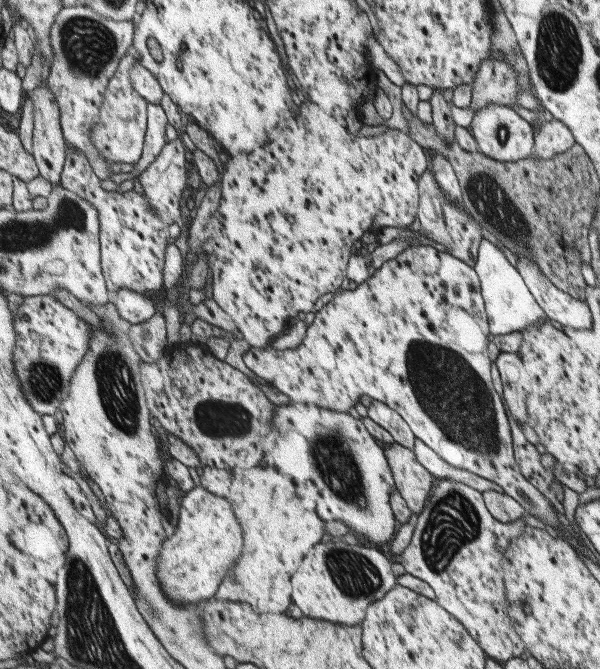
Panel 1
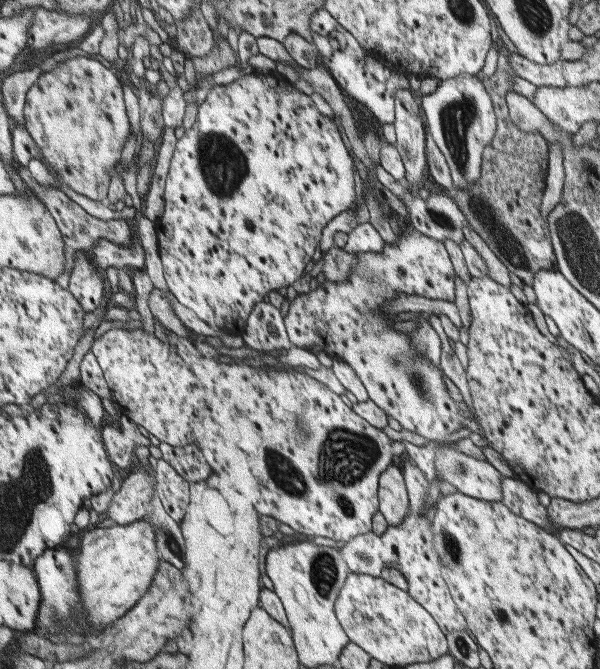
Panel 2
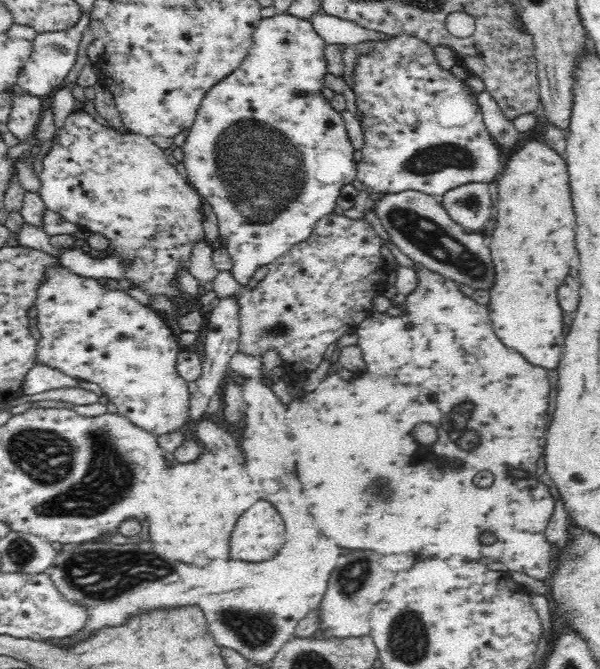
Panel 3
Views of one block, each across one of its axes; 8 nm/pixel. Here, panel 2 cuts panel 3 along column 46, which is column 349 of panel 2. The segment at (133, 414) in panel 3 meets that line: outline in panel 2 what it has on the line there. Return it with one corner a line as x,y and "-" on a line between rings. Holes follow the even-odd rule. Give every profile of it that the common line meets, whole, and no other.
404,225
395,244
383,243
380,253
362,252
355,254
355,264
351,268
349,278
341,282
324,281
321,286
307,293
297,295
288,307
283,317
284,329
292,346
308,349
317,346
333,358
339,358
350,366
357,378
365,387
368,399
379,407
385,415
397,420
401,429
414,432
429,441
443,442
453,432
461,429
461,414
459,404
453,402
445,390
443,374
438,366
429,364
428,358
423,358
409,344
407,333
395,330
393,320
386,319
380,306
386,298
394,298
398,292
416,294
431,300
453,303
452,262
449,262
448,252
442,241
432,239
423,233

